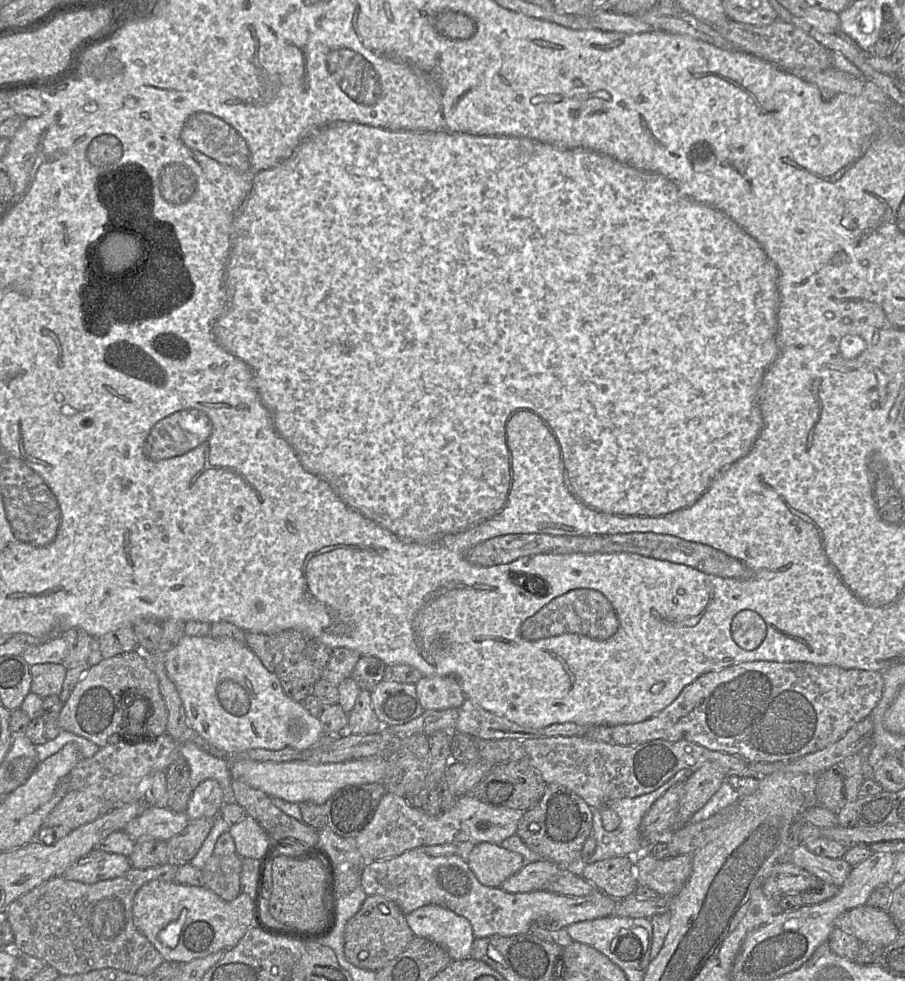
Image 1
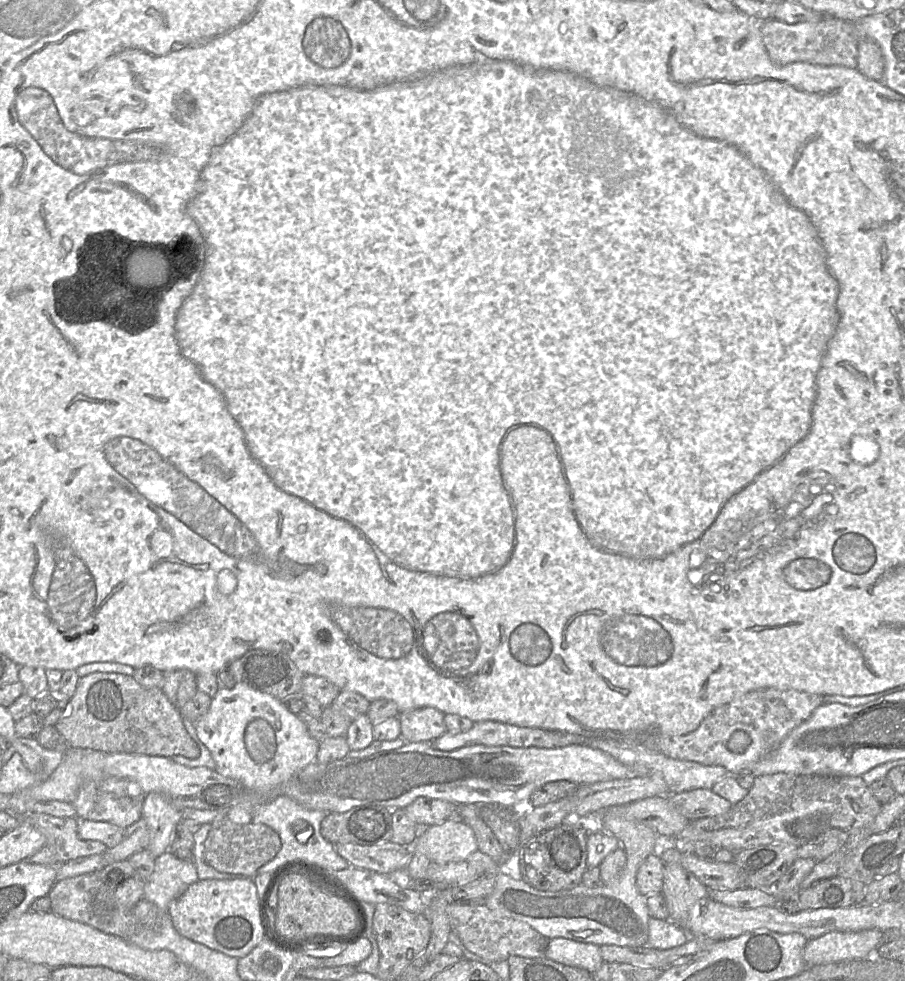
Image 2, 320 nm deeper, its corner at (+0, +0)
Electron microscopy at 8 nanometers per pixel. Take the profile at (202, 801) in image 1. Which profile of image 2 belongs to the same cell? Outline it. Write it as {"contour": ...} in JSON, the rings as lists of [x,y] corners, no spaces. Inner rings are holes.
{"contour":[[[167,850],[156,858],[154,871],[145,882],[144,899],[167,911],[169,904],[198,880],[192,860],[179,859]]]}

